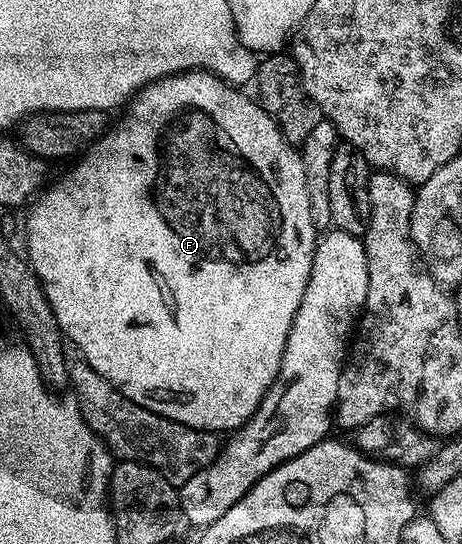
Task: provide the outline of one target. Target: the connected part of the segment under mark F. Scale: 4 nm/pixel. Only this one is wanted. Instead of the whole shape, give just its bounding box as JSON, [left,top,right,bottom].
[25,70,317,434]

